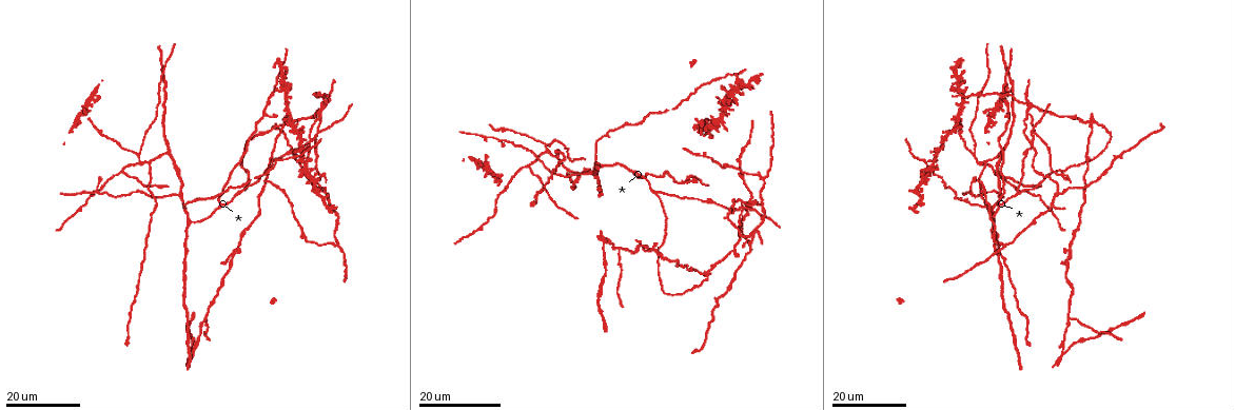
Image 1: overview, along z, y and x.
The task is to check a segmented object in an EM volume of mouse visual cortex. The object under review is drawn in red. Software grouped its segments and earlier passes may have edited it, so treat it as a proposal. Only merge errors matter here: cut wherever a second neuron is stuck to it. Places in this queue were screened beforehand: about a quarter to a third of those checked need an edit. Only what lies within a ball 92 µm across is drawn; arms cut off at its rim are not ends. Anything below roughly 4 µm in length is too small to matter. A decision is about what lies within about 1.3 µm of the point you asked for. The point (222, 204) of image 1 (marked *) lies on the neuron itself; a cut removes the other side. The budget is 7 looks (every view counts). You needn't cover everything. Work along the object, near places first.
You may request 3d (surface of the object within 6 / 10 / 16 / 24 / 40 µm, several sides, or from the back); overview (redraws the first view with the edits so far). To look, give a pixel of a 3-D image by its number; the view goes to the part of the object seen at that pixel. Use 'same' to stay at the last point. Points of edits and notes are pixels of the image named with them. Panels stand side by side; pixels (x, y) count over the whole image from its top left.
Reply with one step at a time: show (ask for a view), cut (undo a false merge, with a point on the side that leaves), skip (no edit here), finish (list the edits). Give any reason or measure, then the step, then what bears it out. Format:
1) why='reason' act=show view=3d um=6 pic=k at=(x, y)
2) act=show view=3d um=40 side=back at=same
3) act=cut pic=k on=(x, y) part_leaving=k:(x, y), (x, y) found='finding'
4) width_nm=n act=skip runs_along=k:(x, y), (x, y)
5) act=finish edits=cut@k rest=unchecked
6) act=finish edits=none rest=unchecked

why='three arms meet' act=show view=3d um=24 pic=1 at=(975, 153)

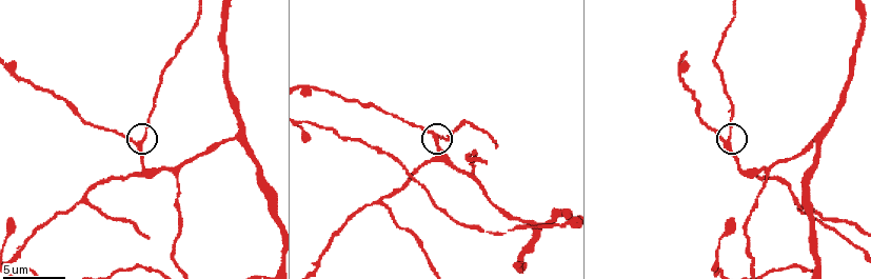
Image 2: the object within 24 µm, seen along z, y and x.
act=show view=3d um=6 pic=2 at=(434, 134)

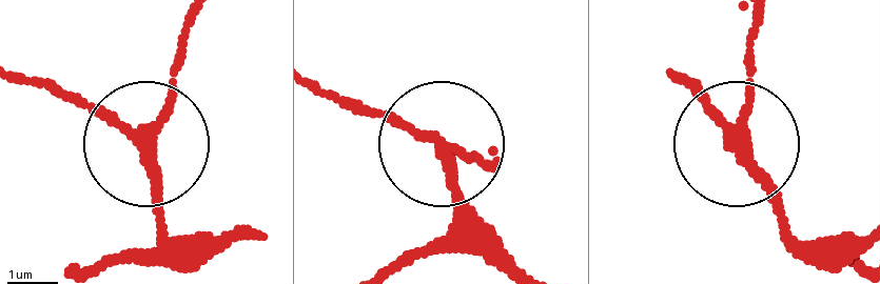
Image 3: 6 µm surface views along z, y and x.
width_nm=220 act=skip runs_along=3:(527, 274), (452, 185), (440, 147), (481, 160) found='continuous, no second neuron'

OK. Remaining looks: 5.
why='arms part here' act=show view=3d um=10 pic=2 at=(471, 174)

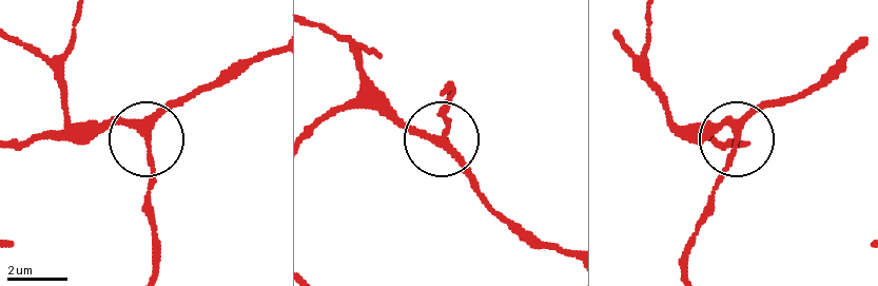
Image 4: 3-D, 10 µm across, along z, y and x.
side_arm_um=46 act=skip runs_along=4:(854, 54), (736, 134), (723, 121), (690, 121) found='all the same neuron'

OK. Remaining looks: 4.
act=show view=3d um=16 pic=2 at=(232, 137)

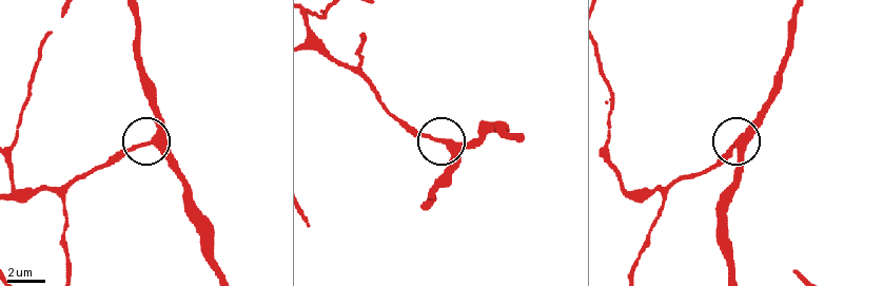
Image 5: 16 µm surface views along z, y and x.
act=show view=3d um=16 side=back pic=5 at=(149, 141)

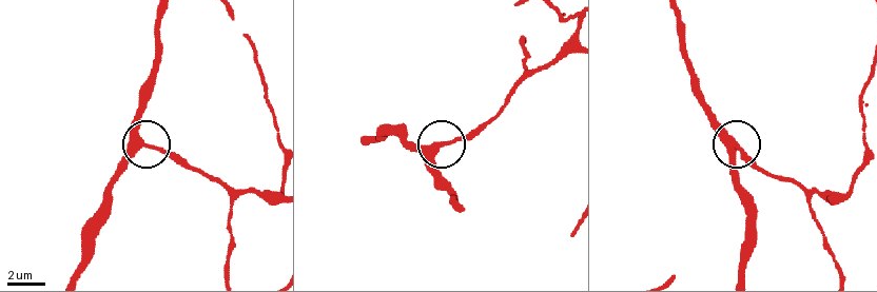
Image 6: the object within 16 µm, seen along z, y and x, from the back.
act=skip runs_along=6:(76, 271), (82, 233), (105, 186), (142, 149), (137, 112) found='continuous, no second neuron'

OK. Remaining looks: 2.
act=finish edits=none rest=unchecked

